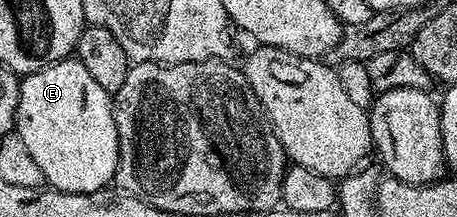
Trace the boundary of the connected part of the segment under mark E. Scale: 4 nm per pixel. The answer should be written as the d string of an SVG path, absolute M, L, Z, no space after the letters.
M73 57L25 75L18 87L16 133L53 189L96 192L114 182L118 133L112 95L104 92L84 64Z

